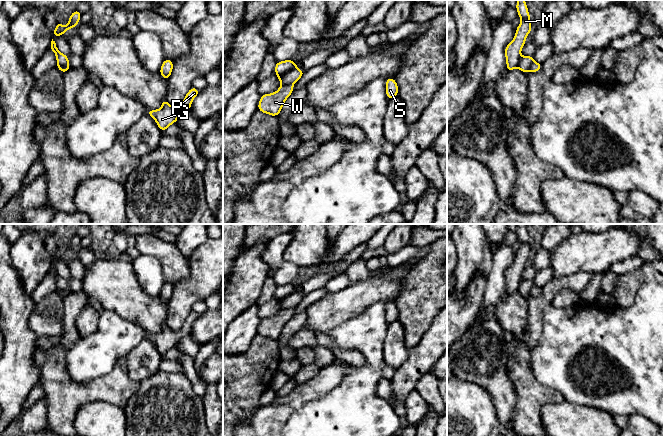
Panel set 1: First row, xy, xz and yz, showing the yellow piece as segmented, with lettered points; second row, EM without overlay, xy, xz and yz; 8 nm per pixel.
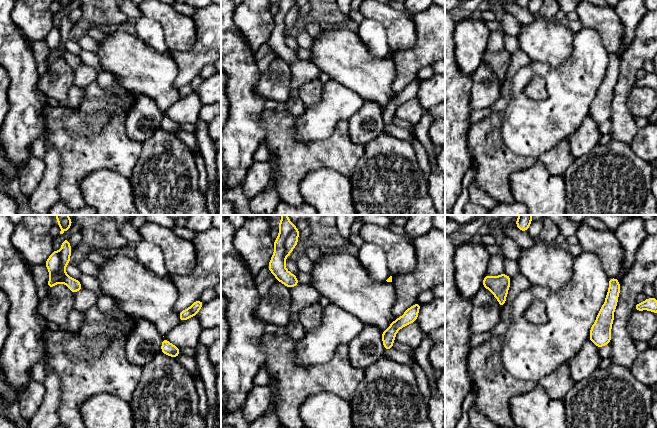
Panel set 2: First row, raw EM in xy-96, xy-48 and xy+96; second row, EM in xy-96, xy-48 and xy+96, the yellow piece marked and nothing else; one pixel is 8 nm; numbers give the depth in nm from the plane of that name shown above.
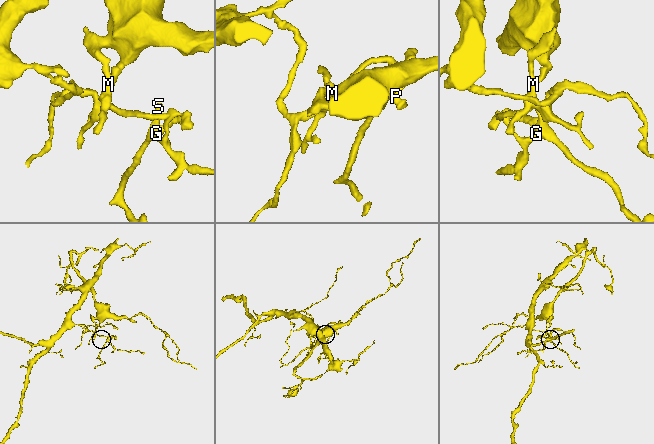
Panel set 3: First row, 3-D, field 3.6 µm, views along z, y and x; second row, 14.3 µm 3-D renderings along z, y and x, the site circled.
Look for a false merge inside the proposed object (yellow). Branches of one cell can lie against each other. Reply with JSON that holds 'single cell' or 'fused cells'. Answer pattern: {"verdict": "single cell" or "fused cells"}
{"verdict": "fused cells"}

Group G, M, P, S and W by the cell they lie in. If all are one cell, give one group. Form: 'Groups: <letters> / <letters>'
Groups: G M P S / W

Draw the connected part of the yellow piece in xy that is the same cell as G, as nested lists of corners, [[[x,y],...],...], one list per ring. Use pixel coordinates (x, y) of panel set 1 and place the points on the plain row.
[[[192,311],[186,318],[180,331],[173,331],[167,326],[167,324],[163,324],[160,333],[148,334],[147,337],[156,345],[159,353],[164,355],[171,348],[176,347],[177,343],[183,336],[190,334],[192,325],[199,316],[198,313]]]

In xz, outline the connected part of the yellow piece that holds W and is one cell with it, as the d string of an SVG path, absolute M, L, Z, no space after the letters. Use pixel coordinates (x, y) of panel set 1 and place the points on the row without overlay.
M289 308L281 309L274 317L261 319L258 327L258 334L271 340L278 340L284 326L293 315L293 308Z

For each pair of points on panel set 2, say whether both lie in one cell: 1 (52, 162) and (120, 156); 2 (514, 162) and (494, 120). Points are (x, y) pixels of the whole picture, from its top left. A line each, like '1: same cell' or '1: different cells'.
1: different cells
2: same cell

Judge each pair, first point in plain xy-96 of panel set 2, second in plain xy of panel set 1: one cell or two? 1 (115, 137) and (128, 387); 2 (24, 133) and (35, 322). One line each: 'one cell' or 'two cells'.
1: one cell
2: two cells

